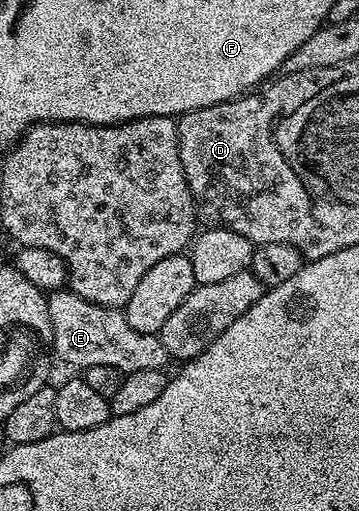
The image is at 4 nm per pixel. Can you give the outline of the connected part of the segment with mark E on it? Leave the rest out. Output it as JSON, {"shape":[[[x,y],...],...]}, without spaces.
{"shape":[[[70,291],[52,292],[47,302],[51,320],[50,340],[55,341],[55,353],[65,364],[76,365],[79,371],[89,367],[117,367],[125,375],[133,371],[168,368],[165,343],[161,343],[156,334],[133,331],[126,312],[89,303]]]}

